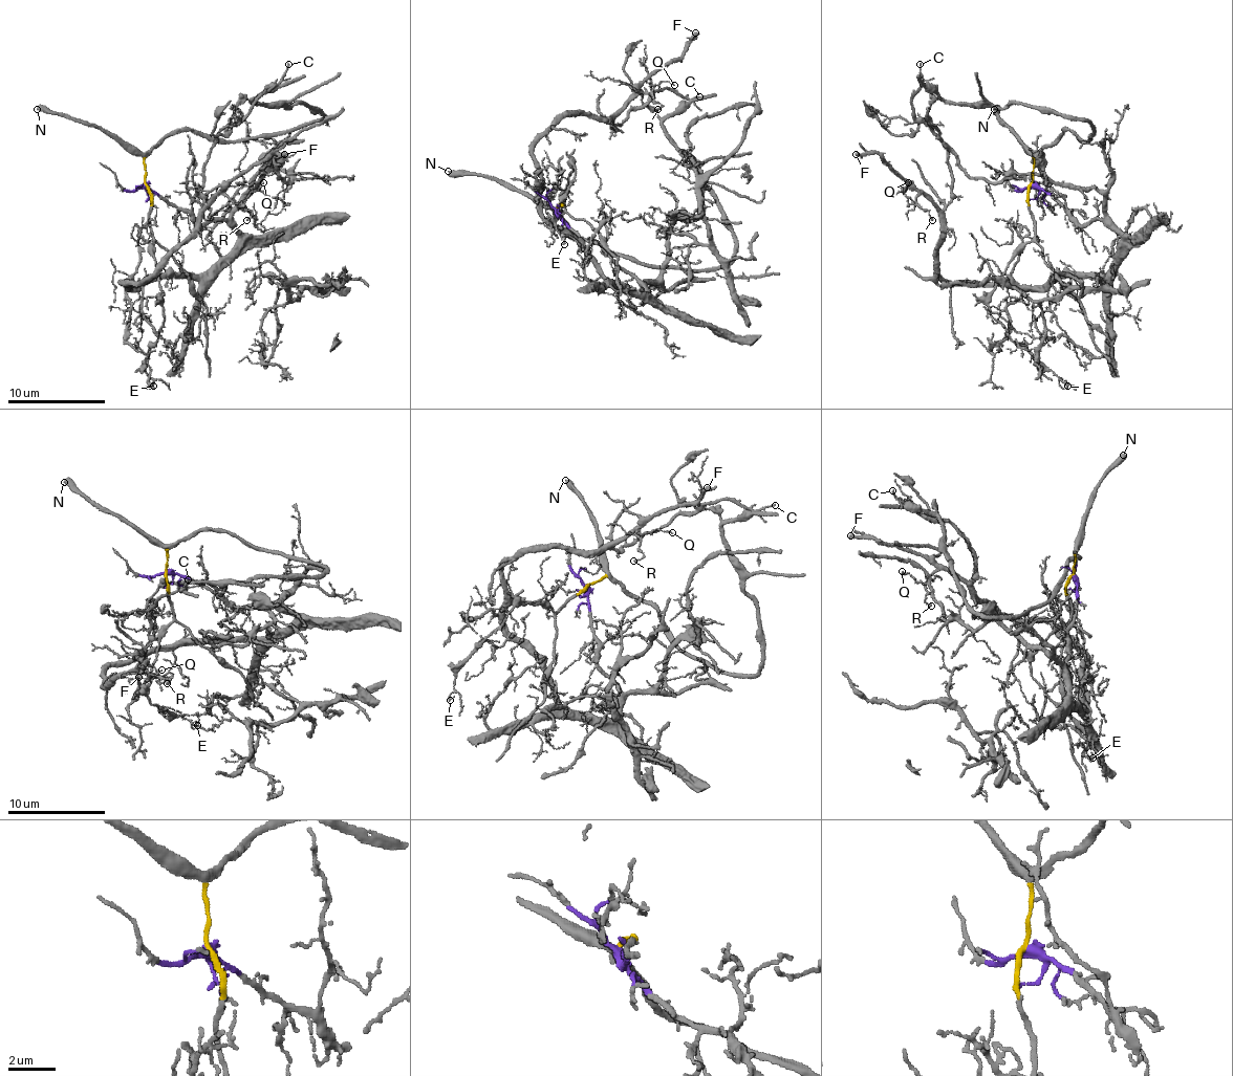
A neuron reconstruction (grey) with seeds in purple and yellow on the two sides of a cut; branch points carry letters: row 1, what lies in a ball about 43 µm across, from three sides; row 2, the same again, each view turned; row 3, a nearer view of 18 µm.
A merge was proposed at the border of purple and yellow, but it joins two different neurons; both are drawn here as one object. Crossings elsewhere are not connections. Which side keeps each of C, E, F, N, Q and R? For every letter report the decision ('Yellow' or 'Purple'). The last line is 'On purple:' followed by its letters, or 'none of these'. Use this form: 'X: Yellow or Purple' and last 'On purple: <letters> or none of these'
C: Purple
E: Yellow
F: Purple
N: Yellow
Q: Purple
R: Purple
On purple: C, F, Q, R

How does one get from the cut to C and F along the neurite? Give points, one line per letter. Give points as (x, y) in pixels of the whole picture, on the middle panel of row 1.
C: (555, 210), (649, 297), (542, 214), (533, 146), (564, 114), (612, 129), (660, 90), (700, 97)
F: (555, 210), (649, 297), (610, 280), (542, 214), (533, 146), (564, 114), (610, 117), (695, 31)

